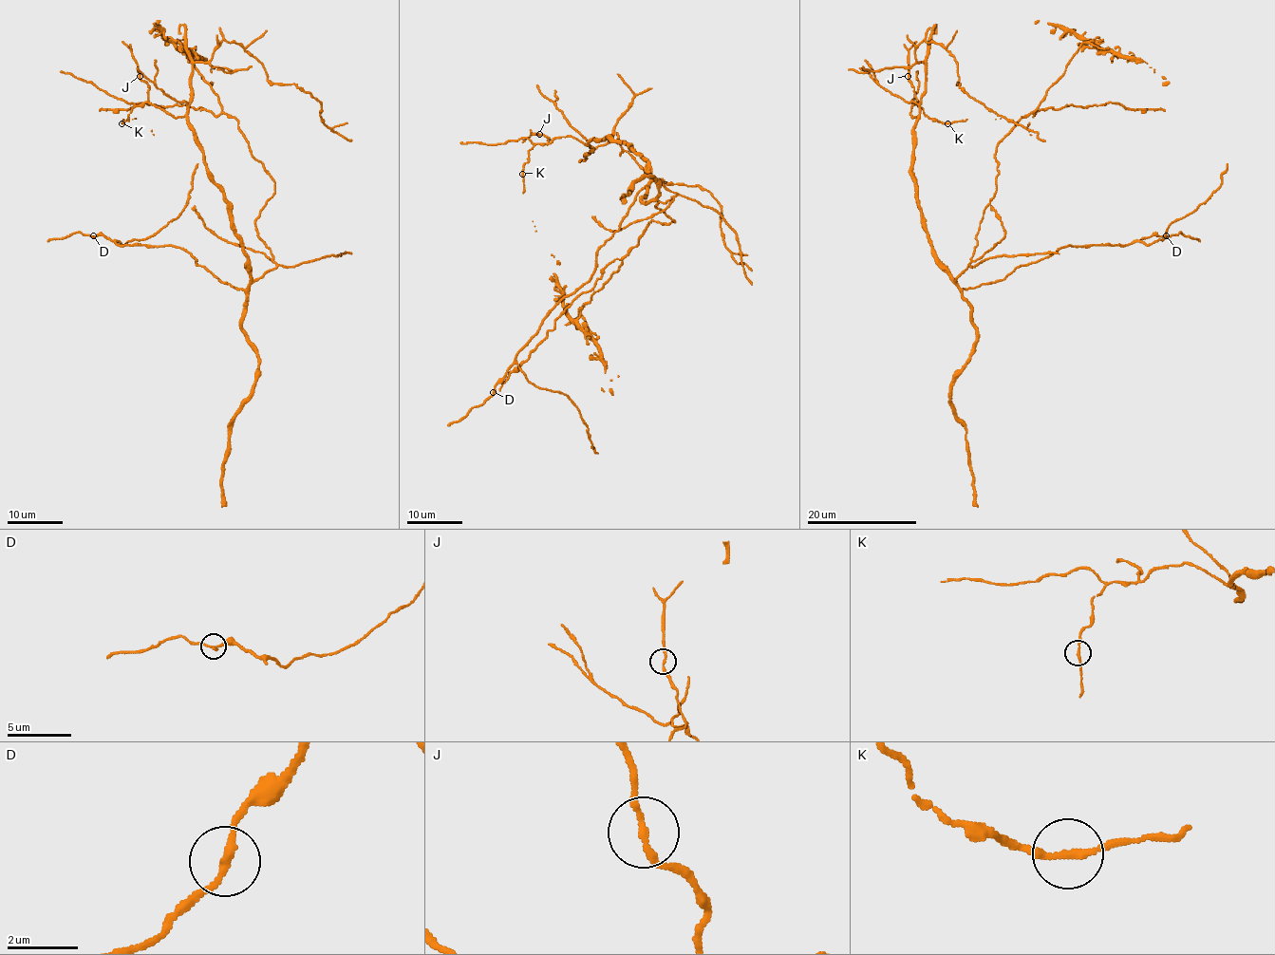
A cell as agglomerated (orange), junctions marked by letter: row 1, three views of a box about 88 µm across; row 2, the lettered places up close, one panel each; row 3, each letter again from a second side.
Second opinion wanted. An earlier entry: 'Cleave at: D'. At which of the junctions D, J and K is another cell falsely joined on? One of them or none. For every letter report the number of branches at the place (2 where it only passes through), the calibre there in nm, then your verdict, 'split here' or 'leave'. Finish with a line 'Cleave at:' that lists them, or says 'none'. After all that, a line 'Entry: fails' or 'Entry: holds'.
D: 2 | 200 nm | leave
J: 2 | 180 nm | leave
K: 2 | 190 nm | leave
Cleave at: none
Entry: fails

